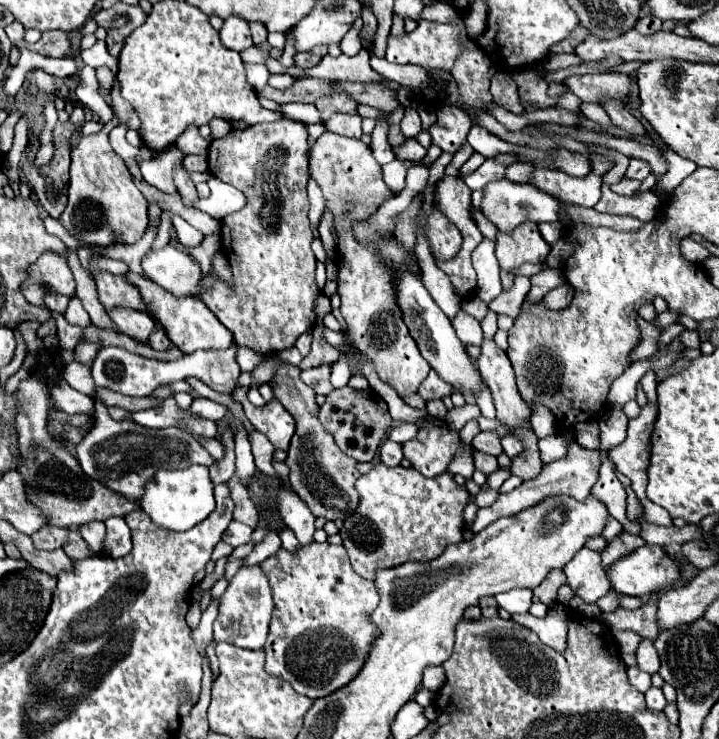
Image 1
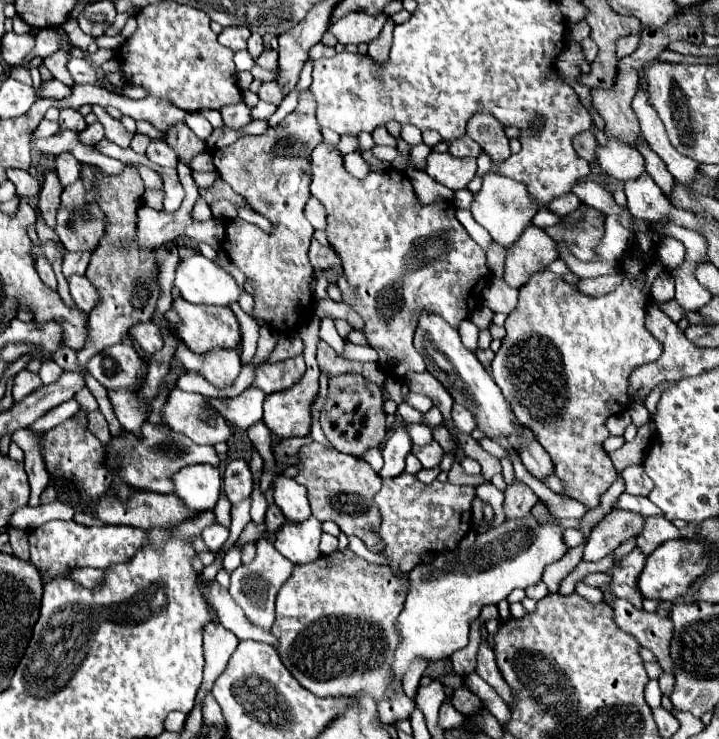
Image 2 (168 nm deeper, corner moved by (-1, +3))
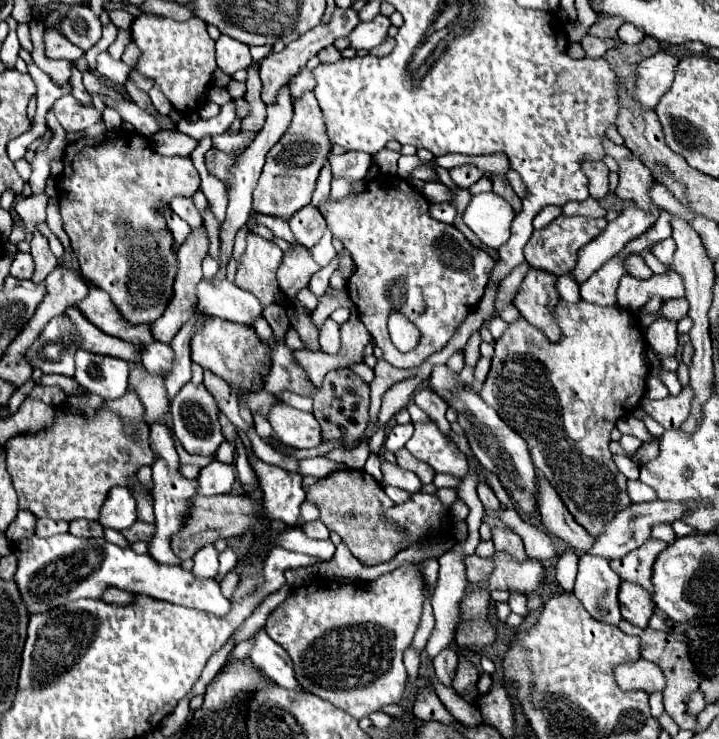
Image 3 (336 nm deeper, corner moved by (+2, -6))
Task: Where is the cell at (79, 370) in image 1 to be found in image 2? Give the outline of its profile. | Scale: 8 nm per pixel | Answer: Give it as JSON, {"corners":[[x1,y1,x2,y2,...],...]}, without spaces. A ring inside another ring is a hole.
{"corners":[[144,423,140,439,132,437,128,433,120,439,114,439,108,445,108,457,106,457,108,469,114,471,116,467,120,467,120,475,126,483,130,483,134,489,154,491,154,493,172,493,174,491,172,475,188,465,198,465,198,463,220,465,220,459,218,459,214,447,196,445,172,429,154,427,152,423]]}

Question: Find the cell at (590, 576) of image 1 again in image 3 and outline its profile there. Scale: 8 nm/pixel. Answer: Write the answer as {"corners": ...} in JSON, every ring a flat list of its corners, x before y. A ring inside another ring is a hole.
{"corners":[[653,500,653,502,645,502,645,504,631,504,629,508,623,508,621,512,617,512,603,528,603,532,599,536,595,536,593,546,589,548,589,554,593,556,603,556,607,560,615,560,615,558,623,558,625,554,629,554,631,550,639,548,649,536,651,536,651,526,659,524,659,522,675,522,677,518,681,518,685,512,689,510,687,504,675,504,675,502,661,502,661,500]]}

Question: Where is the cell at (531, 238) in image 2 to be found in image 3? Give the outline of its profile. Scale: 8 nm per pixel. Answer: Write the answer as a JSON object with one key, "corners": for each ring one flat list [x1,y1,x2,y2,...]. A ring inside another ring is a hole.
{"corners":[[529,268,513,298,513,306,521,312,521,316,525,316,533,326,541,328,551,342,559,340,559,326,551,318,551,310,559,298,555,282,555,274]]}

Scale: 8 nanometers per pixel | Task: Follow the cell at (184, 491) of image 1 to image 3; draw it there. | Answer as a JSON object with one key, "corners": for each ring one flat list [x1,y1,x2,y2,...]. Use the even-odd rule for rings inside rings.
{"corners":[[213,462,211,466,201,468,201,474,197,478,197,494,199,496,219,496,231,492,231,486,235,482,235,468,229,464]]}

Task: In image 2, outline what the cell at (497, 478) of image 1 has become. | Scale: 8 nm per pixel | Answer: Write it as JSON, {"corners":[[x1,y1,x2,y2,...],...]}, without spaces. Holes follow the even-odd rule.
{"corners":[[402,473,394,479,384,479,382,489,374,501,382,513,382,525,378,533,386,543,384,555,390,559,390,567,404,573,418,565,418,555,424,551,440,553,456,549,460,539,472,527,470,505,474,497,474,487,460,487,440,481,424,485,410,473]]}

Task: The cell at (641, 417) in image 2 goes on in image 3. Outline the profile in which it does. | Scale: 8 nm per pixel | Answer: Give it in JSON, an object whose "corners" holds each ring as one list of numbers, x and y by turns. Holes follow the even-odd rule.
{"corners":[[624,434,619,440,621,447,629,454,632,455,642,445,642,442,632,435]]}

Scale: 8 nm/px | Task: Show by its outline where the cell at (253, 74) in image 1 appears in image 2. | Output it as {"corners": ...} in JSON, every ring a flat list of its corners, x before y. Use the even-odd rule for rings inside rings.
{"corners":[[240,51,234,55,234,63,236,63,236,71,250,71,254,67,254,61,248,57,248,51]]}

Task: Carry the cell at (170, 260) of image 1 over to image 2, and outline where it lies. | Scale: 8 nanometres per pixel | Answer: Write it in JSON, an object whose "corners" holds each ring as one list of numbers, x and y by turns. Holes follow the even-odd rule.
{"corners":[[194,255,178,265,176,285,190,303,232,305,242,295,240,285,214,261]]}

